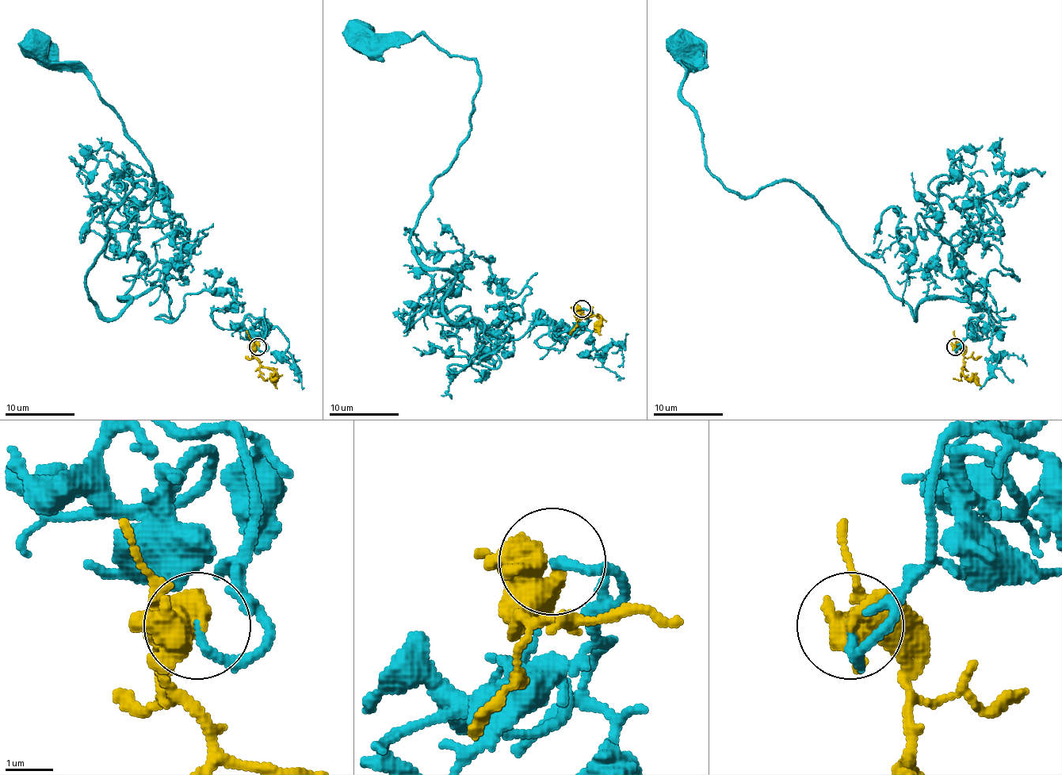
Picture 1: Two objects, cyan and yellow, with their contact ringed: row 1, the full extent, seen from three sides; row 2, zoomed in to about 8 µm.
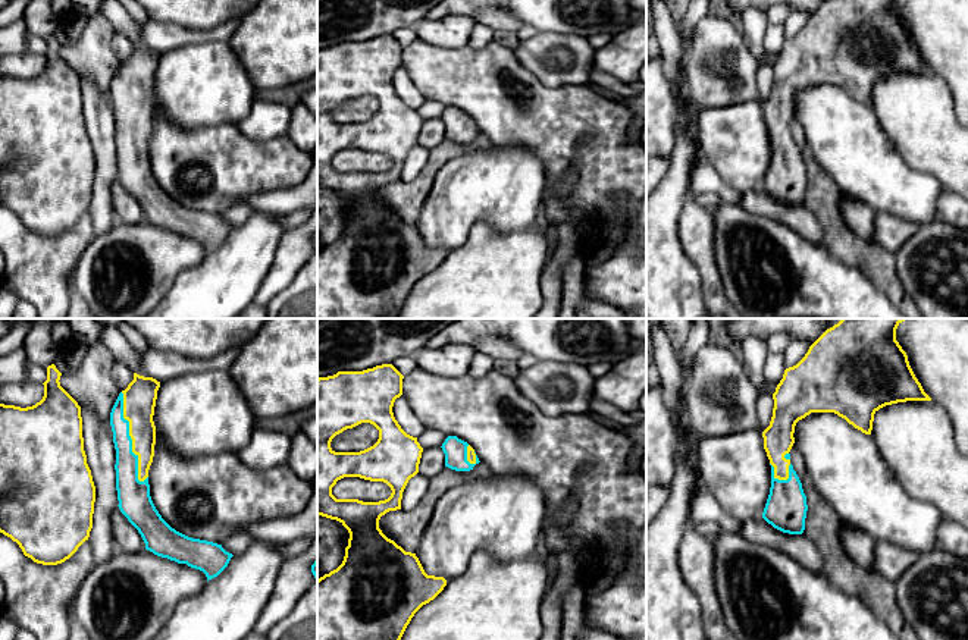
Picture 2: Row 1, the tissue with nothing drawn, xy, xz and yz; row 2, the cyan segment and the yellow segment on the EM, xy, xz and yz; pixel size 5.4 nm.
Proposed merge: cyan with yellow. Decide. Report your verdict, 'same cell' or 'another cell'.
same cell

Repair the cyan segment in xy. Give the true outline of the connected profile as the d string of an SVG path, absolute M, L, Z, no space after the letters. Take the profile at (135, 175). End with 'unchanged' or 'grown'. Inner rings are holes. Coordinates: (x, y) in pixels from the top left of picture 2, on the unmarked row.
M134 44L134 51L119 65L112 79L118 178L138 201L147 222L200 241L209 252L228 238L234 226L222 216L192 210L172 200L150 167L148 141L154 128L153 87L159 59L156 50Z; grown

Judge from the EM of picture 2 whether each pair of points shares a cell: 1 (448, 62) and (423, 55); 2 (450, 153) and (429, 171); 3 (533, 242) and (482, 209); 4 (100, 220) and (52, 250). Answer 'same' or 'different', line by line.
1: same
2: same
3: different
4: different

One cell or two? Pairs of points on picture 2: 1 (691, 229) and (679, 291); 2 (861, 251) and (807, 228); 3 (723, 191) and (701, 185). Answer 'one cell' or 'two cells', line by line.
1: two cells
2: two cells
3: one cell

